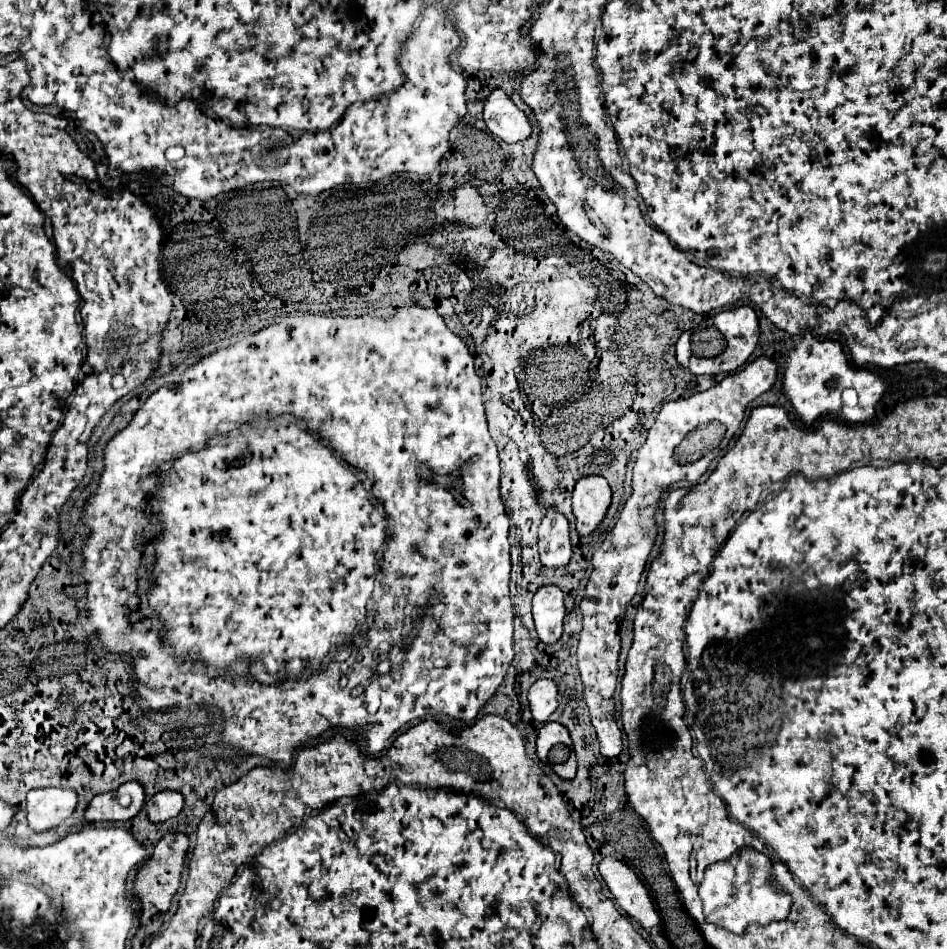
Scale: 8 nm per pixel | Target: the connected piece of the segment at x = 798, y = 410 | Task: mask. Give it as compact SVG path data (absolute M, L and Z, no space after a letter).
M811 332L787 354L783 372L783 394L789 398L795 414L811 426L817 418L837 416L845 422L865 422L875 414L875 406L885 392L885 382L869 372L849 366L839 342L817 340Z

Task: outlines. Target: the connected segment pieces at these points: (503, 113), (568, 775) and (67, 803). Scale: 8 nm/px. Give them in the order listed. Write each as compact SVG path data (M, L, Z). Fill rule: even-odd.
M493 90L483 102L483 120L487 130L503 142L521 142L531 134L527 116L511 102L503 90Z
M565 762L565 764L555 764L551 766L553 772L563 778L563 780L571 780L575 776L575 770L577 770L577 762Z
M39 788L27 794L27 822L33 832L59 826L77 806L77 794L63 788Z

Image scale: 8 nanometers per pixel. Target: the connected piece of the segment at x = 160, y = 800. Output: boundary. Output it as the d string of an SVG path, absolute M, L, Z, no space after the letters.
M161 790L145 802L145 810L151 822L165 822L175 818L183 808L183 796L175 790Z

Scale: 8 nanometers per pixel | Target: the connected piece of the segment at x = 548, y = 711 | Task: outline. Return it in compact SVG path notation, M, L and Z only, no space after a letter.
M537 680L529 690L529 708L535 720L547 722L557 708L557 686L553 680Z

